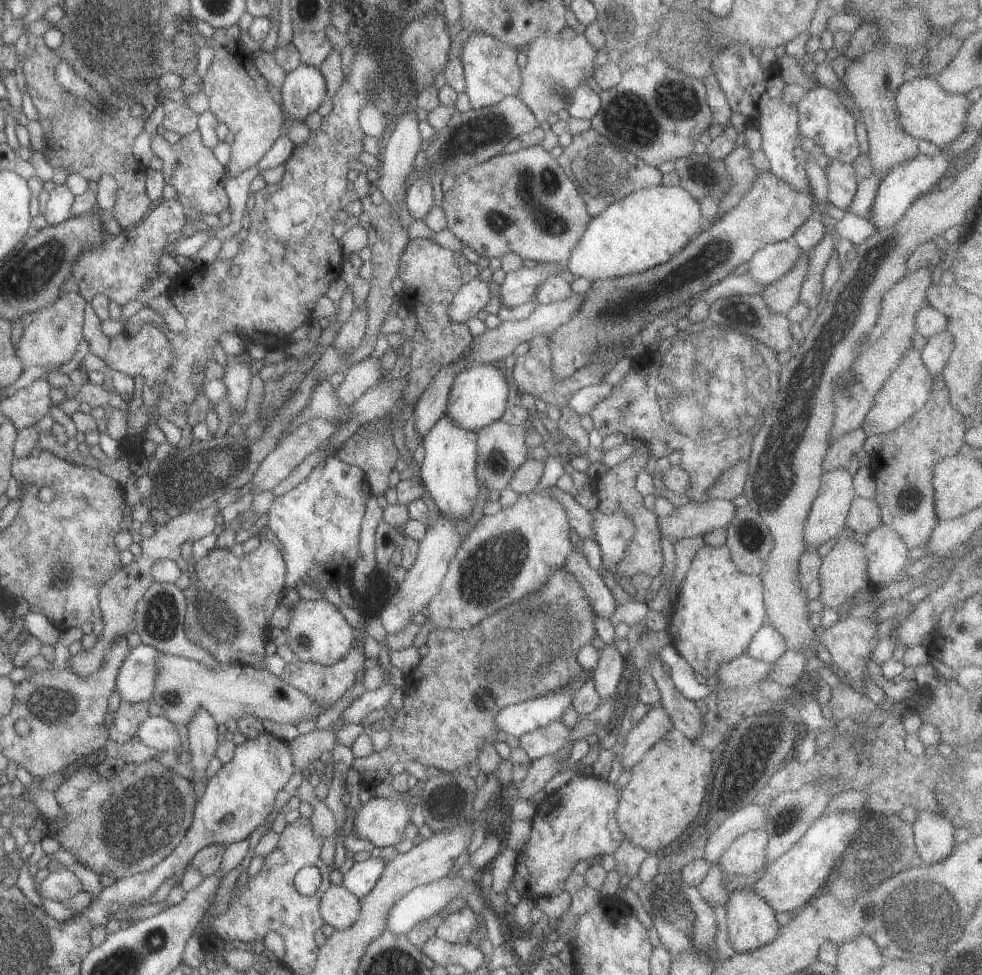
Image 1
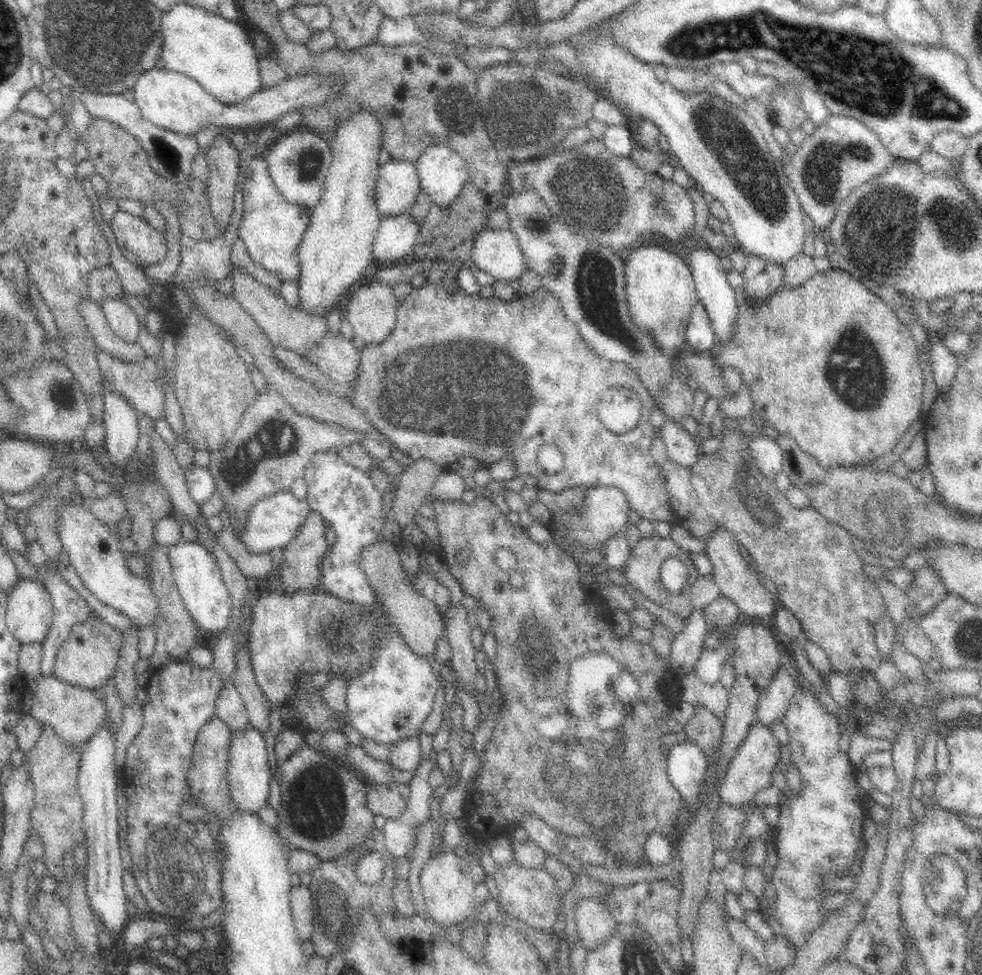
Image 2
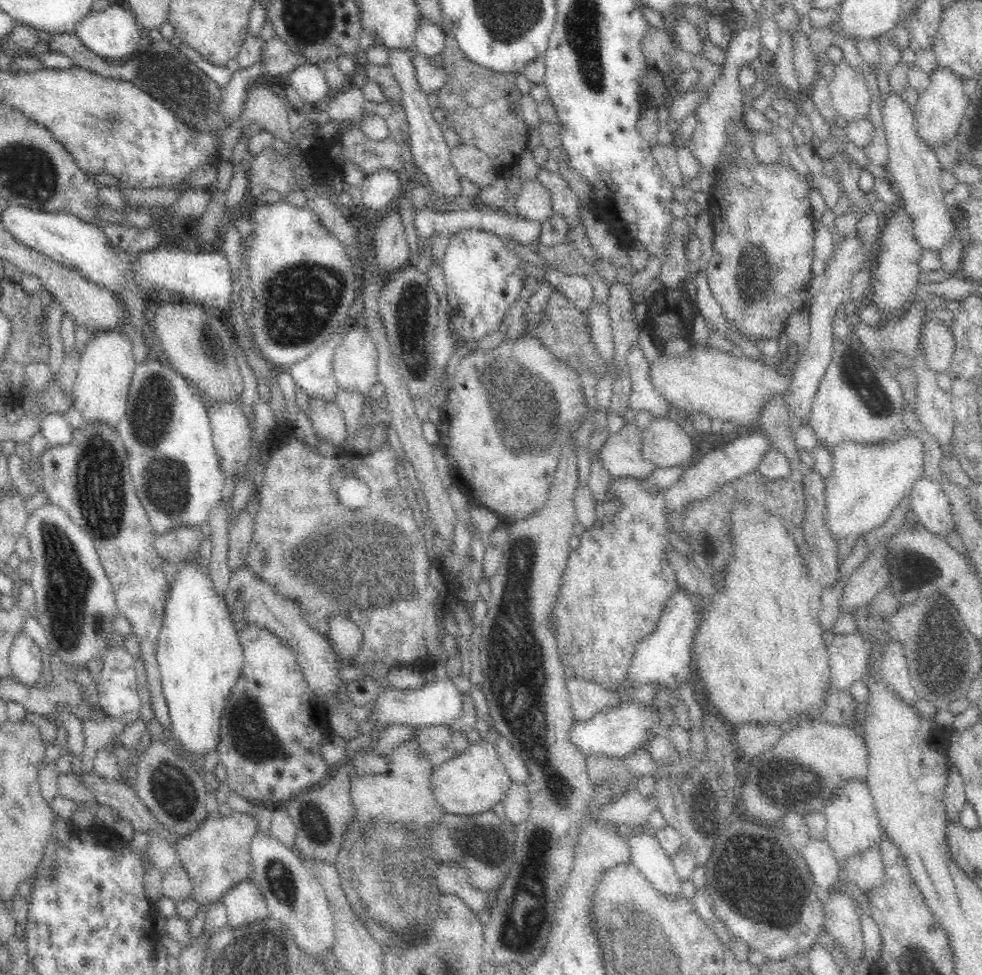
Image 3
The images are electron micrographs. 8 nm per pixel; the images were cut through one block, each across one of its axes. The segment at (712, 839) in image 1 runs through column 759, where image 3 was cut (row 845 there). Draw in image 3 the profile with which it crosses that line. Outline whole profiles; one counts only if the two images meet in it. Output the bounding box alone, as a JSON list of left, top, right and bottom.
[804,840,839,888]

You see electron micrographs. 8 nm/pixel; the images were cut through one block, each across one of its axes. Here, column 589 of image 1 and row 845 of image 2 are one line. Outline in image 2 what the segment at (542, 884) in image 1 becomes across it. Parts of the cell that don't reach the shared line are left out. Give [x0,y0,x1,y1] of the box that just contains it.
[763,684,866,950]

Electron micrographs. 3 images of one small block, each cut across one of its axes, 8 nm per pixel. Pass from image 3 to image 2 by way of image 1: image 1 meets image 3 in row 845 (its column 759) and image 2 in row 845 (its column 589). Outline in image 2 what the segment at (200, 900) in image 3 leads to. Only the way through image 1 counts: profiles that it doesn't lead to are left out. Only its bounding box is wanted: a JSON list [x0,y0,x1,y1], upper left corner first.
[275,745,373,862]

